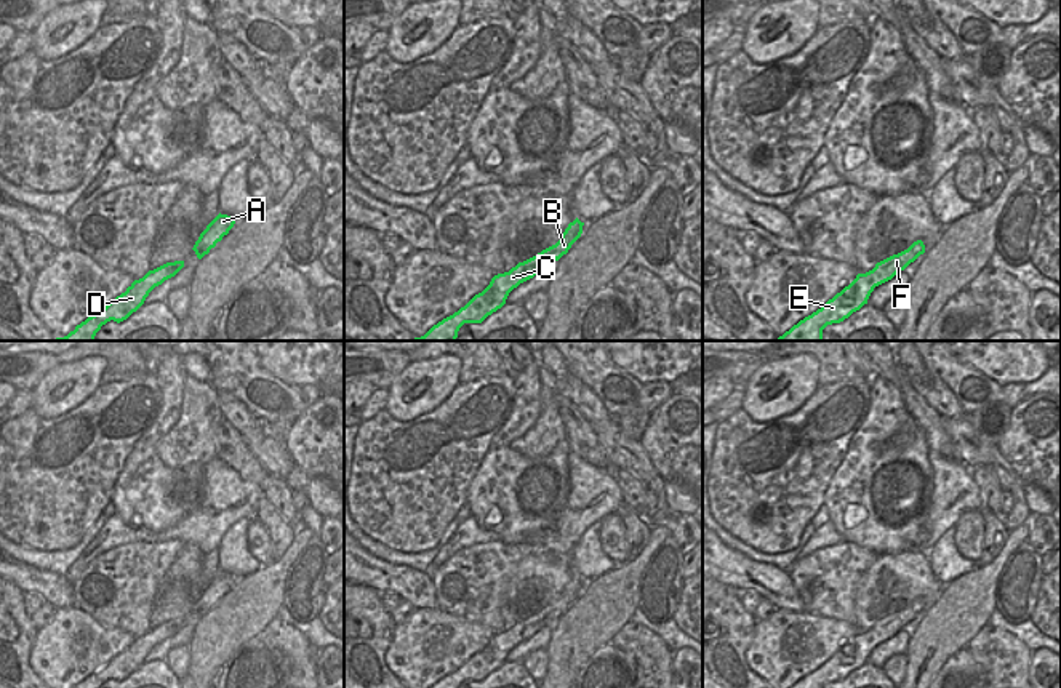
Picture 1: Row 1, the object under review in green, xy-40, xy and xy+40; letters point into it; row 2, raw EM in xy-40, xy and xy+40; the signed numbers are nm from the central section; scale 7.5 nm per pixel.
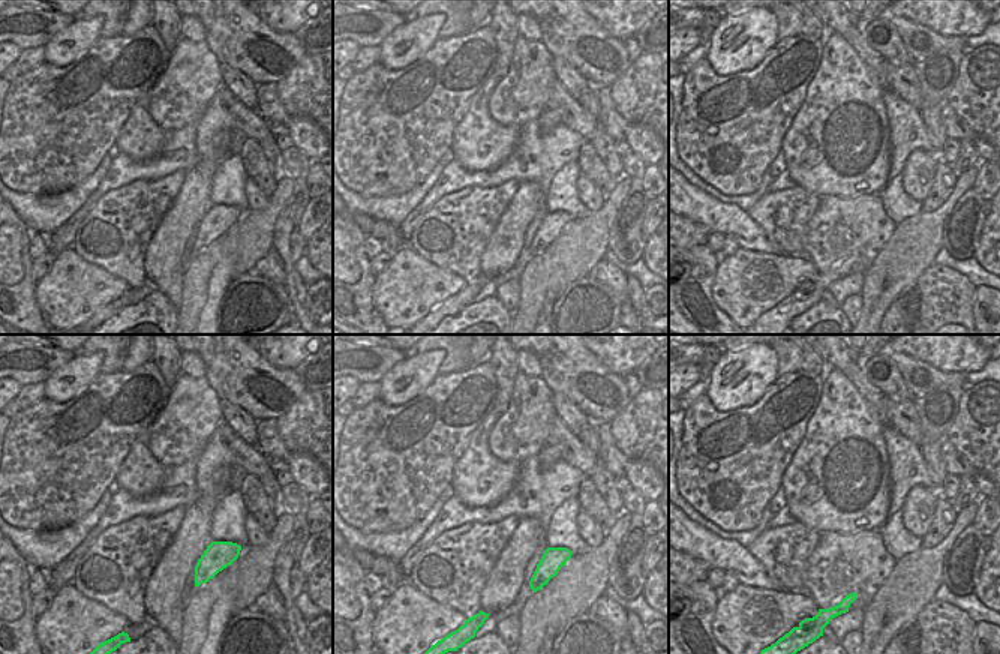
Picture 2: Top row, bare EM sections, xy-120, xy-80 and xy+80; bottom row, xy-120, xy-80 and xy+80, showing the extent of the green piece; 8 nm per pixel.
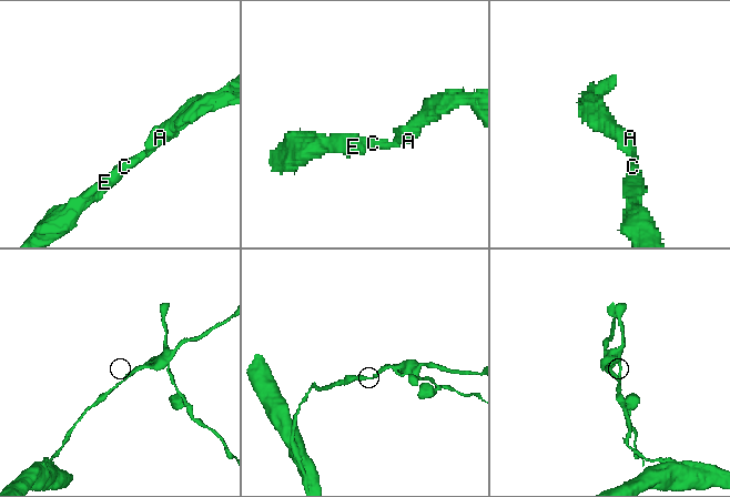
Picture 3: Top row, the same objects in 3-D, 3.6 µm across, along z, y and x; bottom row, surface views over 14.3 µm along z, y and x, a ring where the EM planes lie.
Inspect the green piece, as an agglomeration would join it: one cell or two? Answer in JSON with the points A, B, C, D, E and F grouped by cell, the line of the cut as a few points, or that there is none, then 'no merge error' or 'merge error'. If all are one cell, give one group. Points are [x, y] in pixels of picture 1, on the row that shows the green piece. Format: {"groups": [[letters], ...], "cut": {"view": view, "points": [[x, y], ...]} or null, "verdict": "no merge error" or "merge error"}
{"groups": [["A", "B", "C", "D", "E", "F"]], "cut": null, "verdict": "no merge error"}

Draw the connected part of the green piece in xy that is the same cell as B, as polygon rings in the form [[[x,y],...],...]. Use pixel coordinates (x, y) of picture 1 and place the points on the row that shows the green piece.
[[[576,218],[568,224],[555,245],[518,262],[509,272],[494,275],[490,285],[482,293],[475,294],[464,307],[434,325],[424,336],[414,338],[413,341],[456,341],[458,331],[464,323],[482,323],[488,315],[506,304],[506,299],[514,288],[533,278],[552,259],[559,261],[567,254],[571,245],[581,237],[583,226],[584,222]]]

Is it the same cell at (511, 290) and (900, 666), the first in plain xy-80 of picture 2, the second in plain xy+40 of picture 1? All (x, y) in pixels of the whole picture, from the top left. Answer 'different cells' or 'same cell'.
same cell

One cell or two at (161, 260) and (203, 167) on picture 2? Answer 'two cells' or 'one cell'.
one cell

